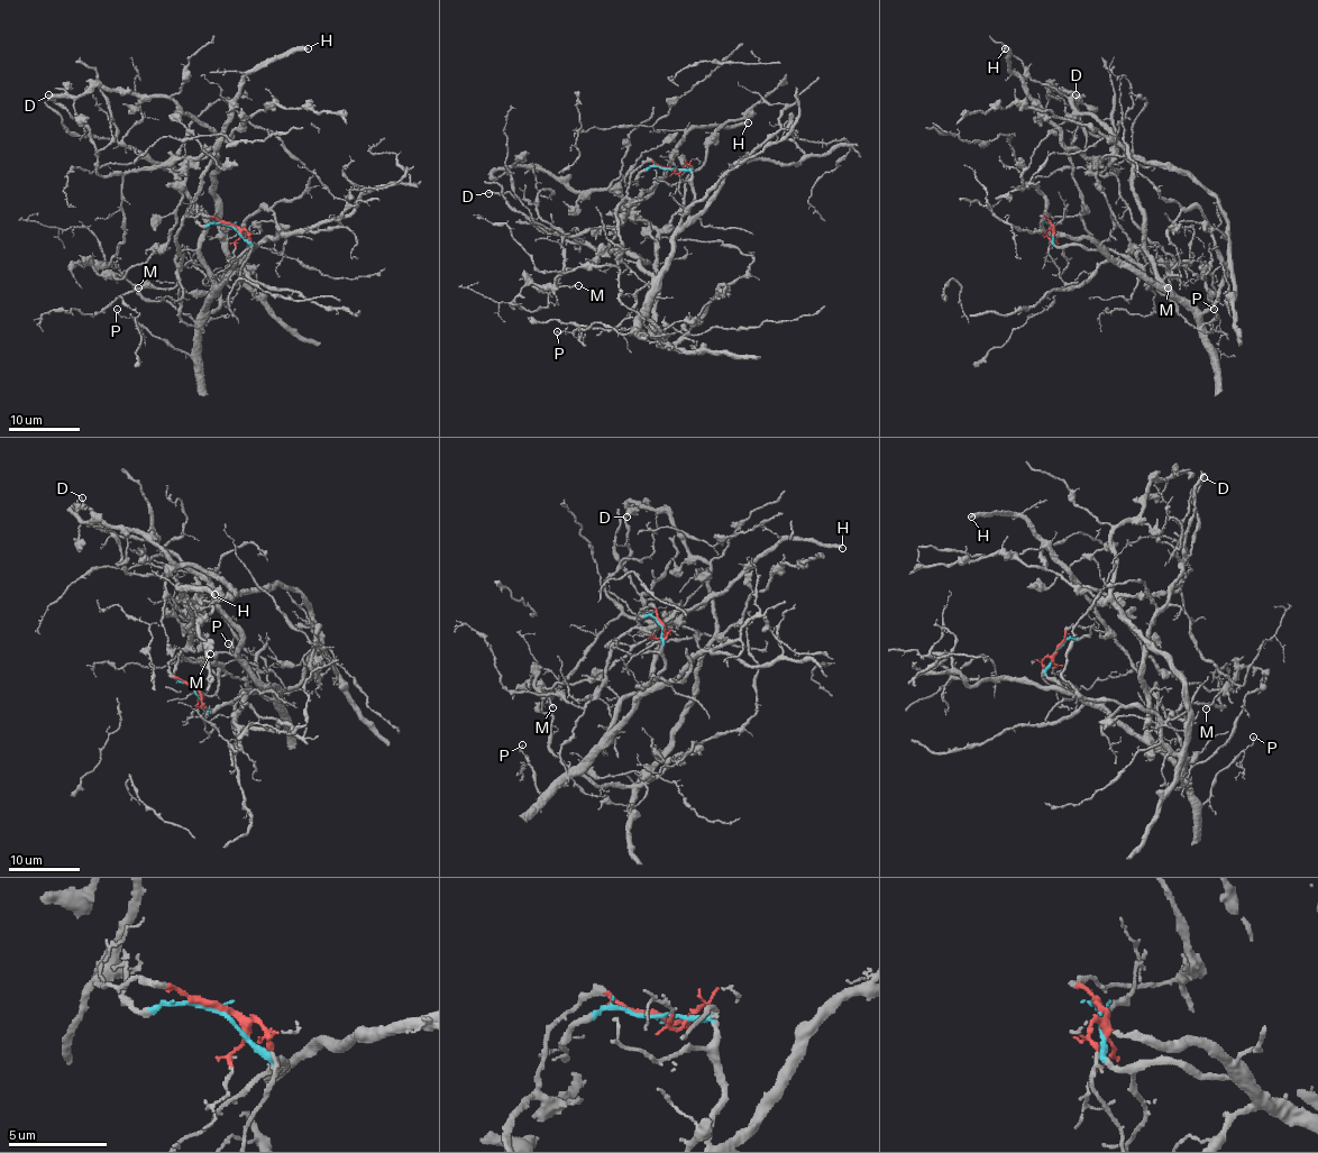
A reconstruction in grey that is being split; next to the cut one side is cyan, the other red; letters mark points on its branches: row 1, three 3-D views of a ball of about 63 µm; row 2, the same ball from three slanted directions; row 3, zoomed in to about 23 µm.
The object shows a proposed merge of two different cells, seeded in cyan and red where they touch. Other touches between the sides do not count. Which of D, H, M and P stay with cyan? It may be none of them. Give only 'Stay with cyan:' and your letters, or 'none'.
Stay with cyan: P

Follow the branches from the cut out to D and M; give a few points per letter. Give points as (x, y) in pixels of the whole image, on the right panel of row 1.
D: (1052, 227), (1043, 216), (1081, 209), (1072, 148), (1105, 157), (1117, 172), (1094, 172), (1087, 161), (1076, 94)
M: (1052, 227), (1043, 216), (1081, 209), (1073, 148), (1096, 170), (1117, 225), (1158, 278), (1169, 275), (1167, 287)

